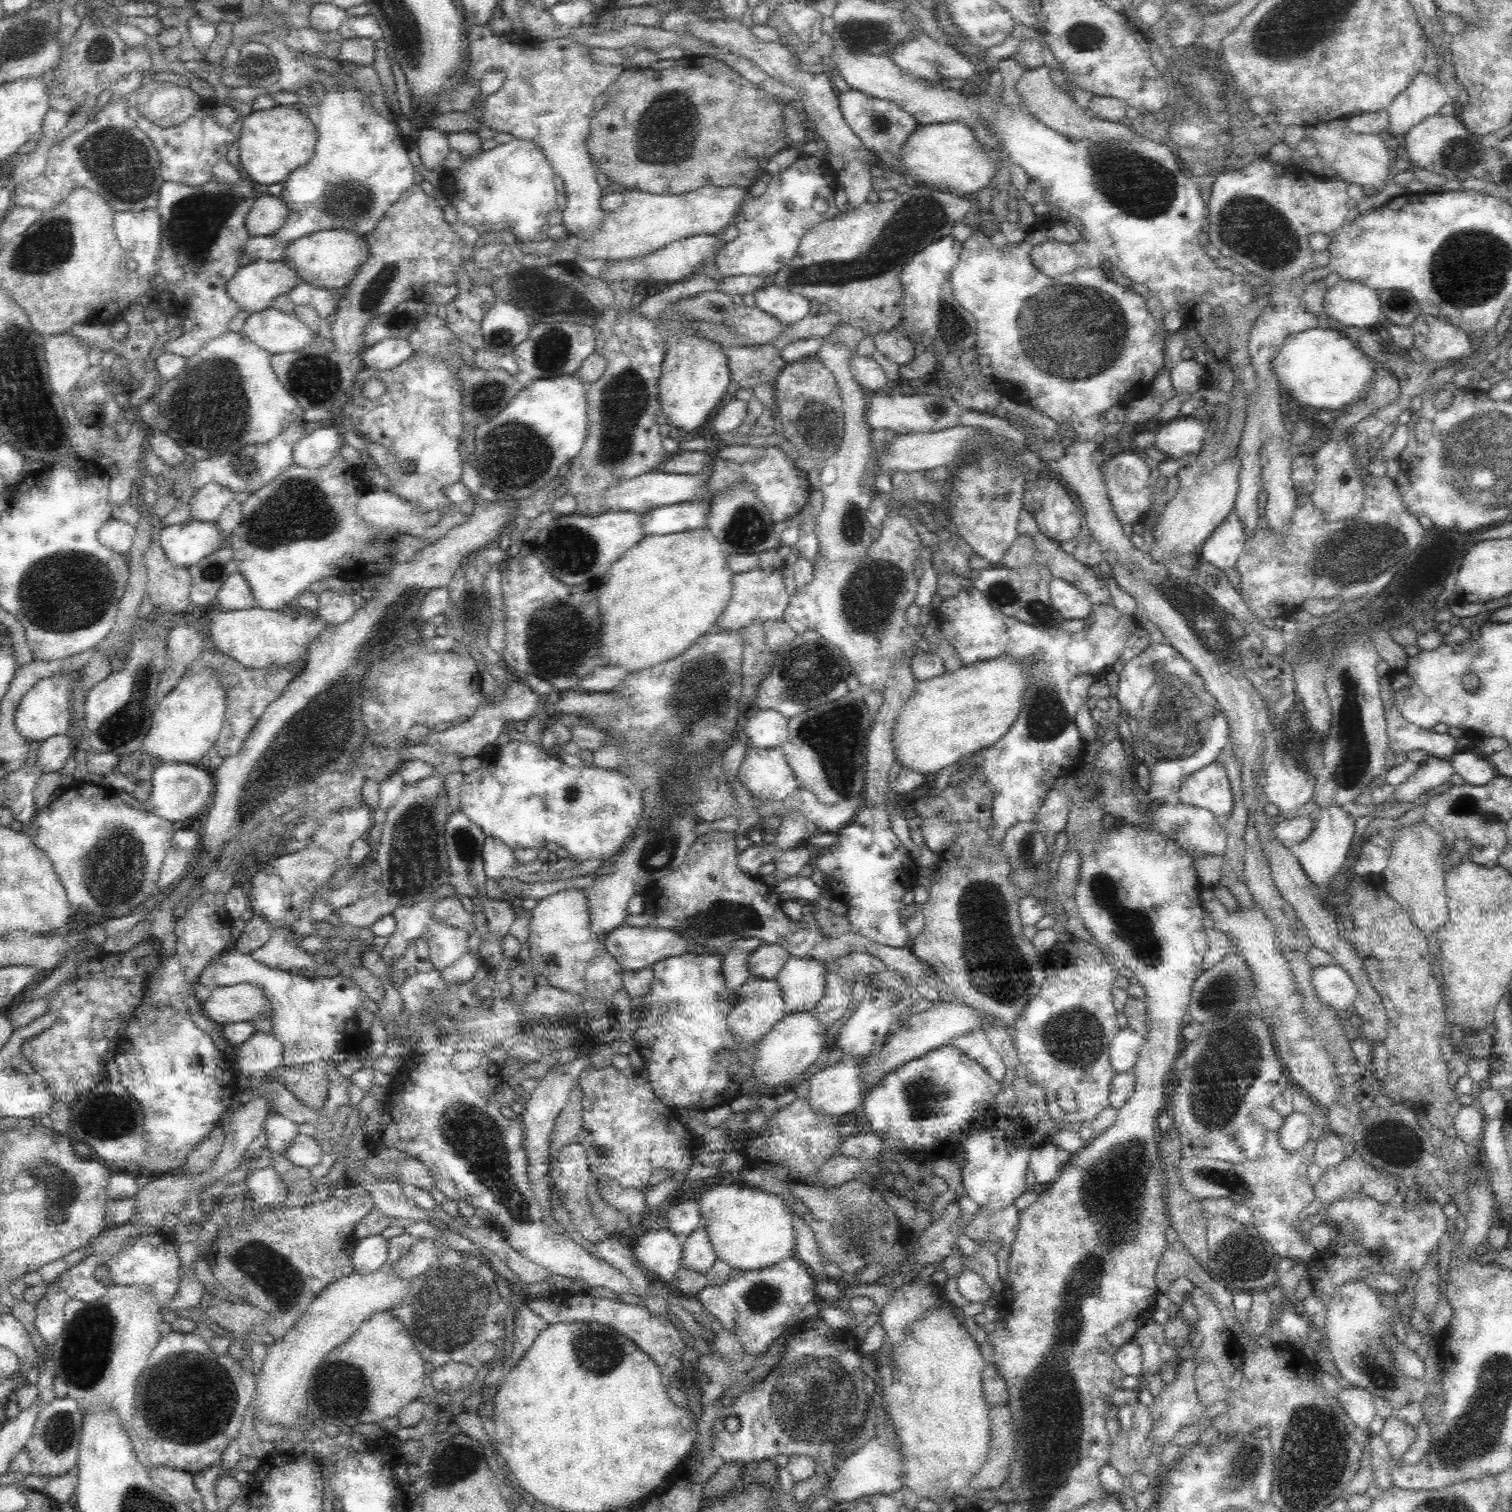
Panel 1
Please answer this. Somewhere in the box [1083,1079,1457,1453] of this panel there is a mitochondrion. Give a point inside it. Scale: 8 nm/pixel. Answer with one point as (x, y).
(1239, 1257)

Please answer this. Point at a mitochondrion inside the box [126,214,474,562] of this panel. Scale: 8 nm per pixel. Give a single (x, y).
(298, 510)

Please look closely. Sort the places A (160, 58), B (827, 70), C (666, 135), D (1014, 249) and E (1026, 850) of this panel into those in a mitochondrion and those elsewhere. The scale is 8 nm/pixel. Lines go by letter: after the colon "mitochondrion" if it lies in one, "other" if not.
A: other
B: other
C: mitochondrion
D: other
E: mitochondrion

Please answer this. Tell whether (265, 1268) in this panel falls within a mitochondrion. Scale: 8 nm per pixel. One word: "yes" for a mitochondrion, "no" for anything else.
yes

